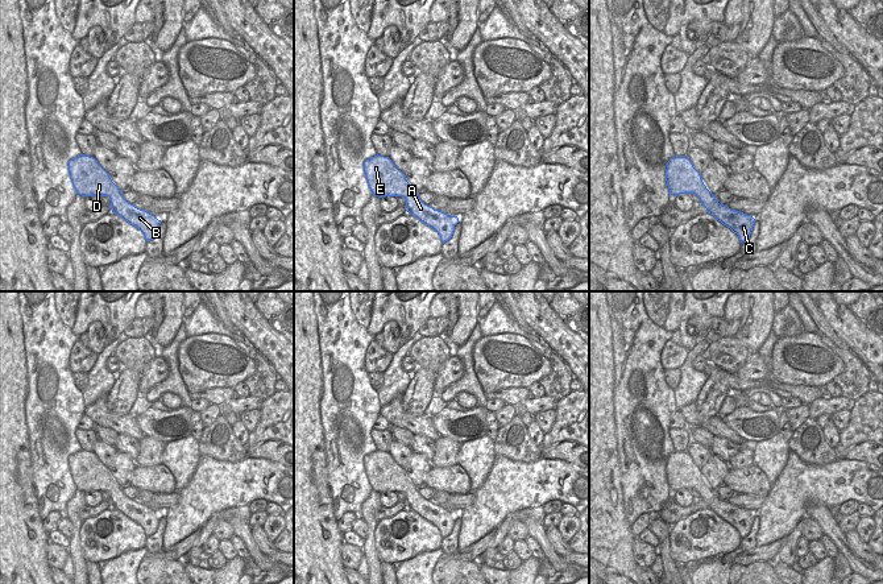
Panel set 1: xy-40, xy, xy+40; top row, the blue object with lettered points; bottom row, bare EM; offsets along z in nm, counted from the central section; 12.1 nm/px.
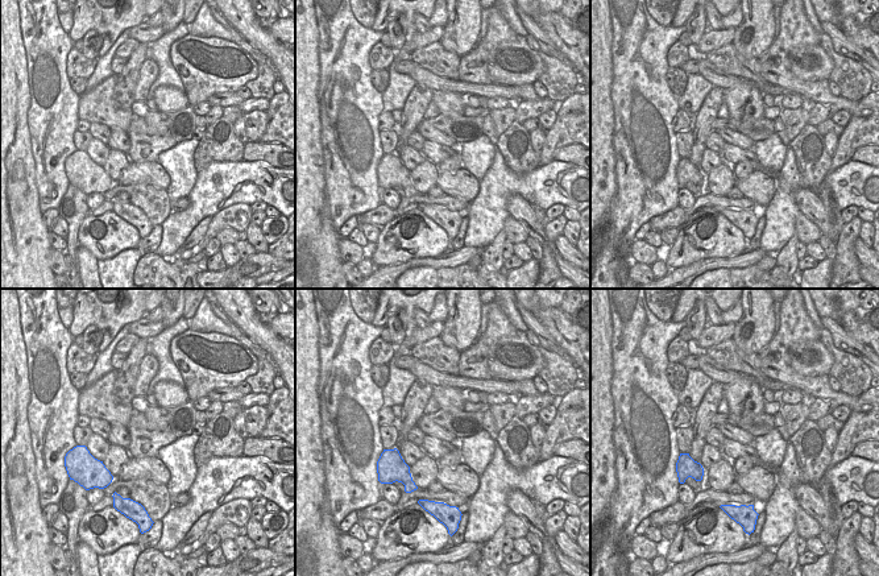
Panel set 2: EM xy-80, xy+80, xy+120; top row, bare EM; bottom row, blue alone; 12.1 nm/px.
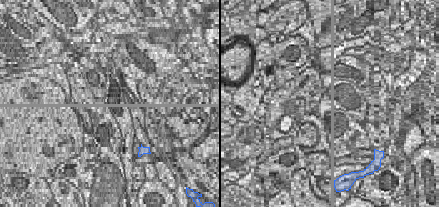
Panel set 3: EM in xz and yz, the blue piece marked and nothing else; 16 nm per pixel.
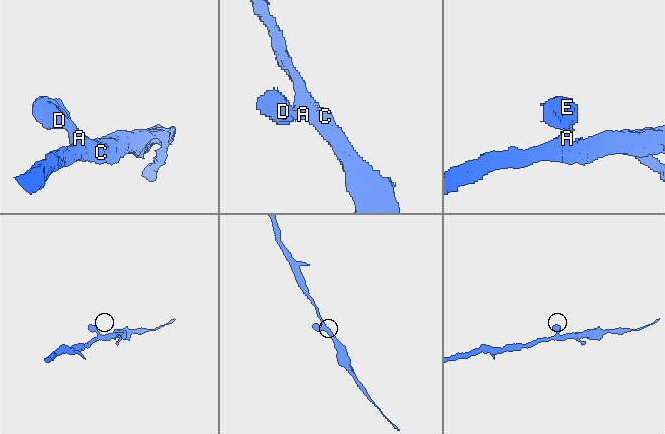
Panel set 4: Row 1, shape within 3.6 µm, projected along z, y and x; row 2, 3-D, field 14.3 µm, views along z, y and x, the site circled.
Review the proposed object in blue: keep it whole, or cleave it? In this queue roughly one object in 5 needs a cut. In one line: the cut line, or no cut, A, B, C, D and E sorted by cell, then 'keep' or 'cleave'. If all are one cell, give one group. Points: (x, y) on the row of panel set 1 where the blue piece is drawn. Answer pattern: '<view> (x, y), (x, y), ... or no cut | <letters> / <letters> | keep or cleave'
no cut | A B C D E | keep

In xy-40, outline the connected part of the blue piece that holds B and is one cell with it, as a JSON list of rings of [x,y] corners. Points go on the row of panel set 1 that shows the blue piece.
[[[80,154],[69,161],[69,174],[74,189],[82,196],[108,196],[112,212],[138,228],[146,241],[157,236],[161,220],[128,203],[121,190],[94,157]]]

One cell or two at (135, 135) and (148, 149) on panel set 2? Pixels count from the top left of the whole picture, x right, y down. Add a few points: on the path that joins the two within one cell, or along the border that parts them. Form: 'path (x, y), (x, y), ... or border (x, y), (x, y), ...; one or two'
path (139, 139), (144, 148); one

